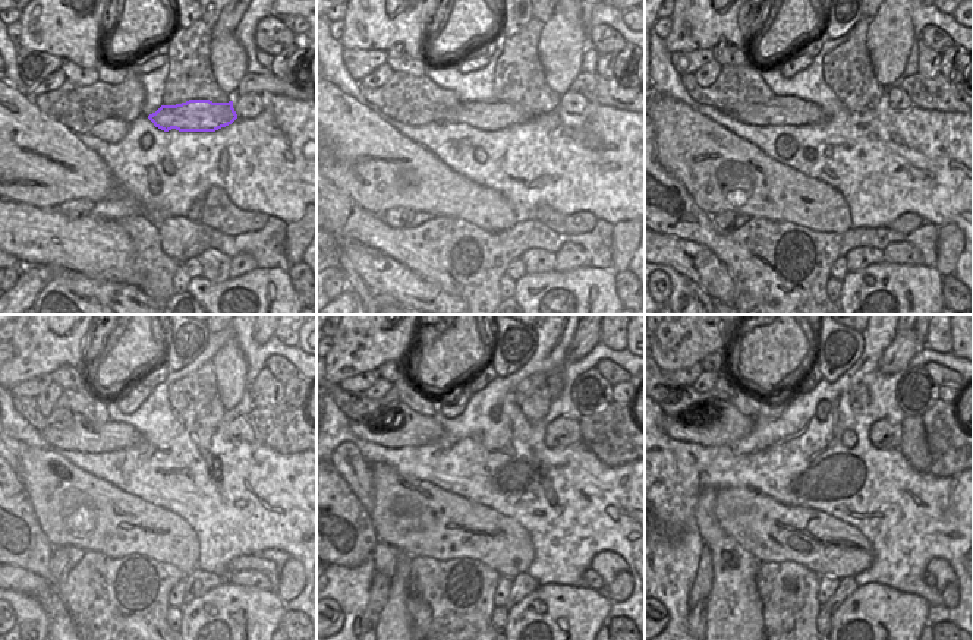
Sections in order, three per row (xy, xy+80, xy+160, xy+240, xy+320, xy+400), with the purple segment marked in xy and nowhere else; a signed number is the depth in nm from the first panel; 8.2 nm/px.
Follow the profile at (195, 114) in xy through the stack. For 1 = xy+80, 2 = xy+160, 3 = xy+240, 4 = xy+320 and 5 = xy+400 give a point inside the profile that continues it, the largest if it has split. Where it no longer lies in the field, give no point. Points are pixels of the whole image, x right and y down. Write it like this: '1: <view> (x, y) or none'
1: xy+80 (488, 117)
2: xy+160 (780, 110)
3: xy+240 (87, 438)
4: xy+320 (412, 428)
5: xy+400 (730, 425)

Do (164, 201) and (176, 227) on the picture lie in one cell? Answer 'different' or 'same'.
different

